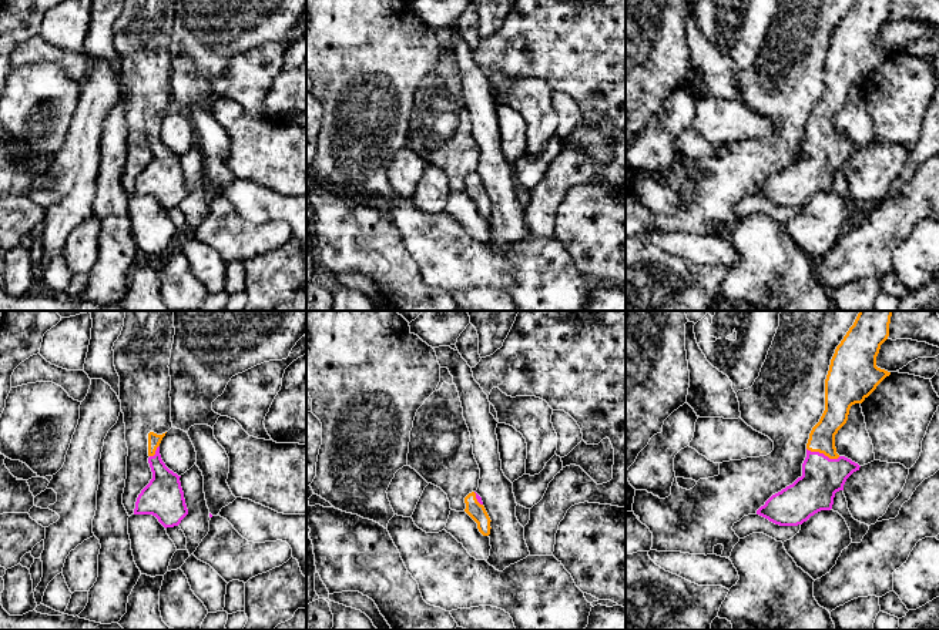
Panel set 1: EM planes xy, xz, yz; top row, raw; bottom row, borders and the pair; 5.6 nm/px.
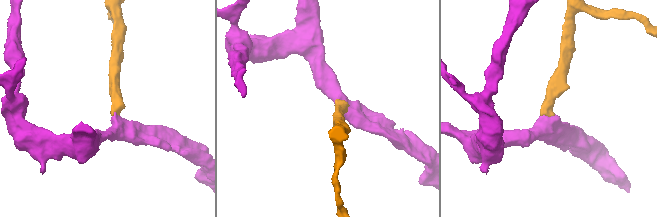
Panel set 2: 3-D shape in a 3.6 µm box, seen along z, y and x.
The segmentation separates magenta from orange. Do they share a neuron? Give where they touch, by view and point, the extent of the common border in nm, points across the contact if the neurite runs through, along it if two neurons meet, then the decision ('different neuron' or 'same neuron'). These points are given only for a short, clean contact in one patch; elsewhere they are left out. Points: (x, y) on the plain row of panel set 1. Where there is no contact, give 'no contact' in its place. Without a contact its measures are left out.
yz (822, 134) | 200 nm | across yz (812, 173), (822, 157), (822, 134), (821, 120) | same neuron

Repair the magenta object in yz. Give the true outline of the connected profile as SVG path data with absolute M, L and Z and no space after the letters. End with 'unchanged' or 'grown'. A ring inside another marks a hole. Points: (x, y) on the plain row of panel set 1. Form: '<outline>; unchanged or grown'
M855 0L831 40L825 60L825 91L806 124L802 157L772 175L757 195L779 207L798 207L821 191L831 191L835 174L859 145L839 137L835 115L849 90L862 84L891 53L876 47L891 0Z; grown

